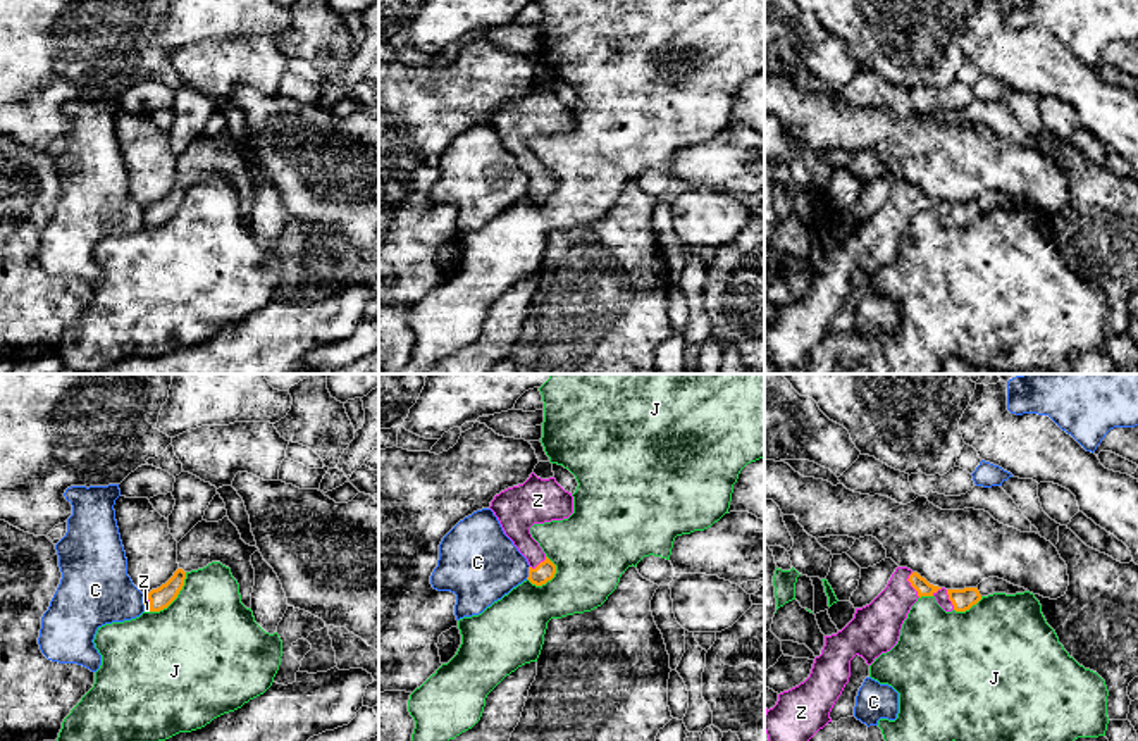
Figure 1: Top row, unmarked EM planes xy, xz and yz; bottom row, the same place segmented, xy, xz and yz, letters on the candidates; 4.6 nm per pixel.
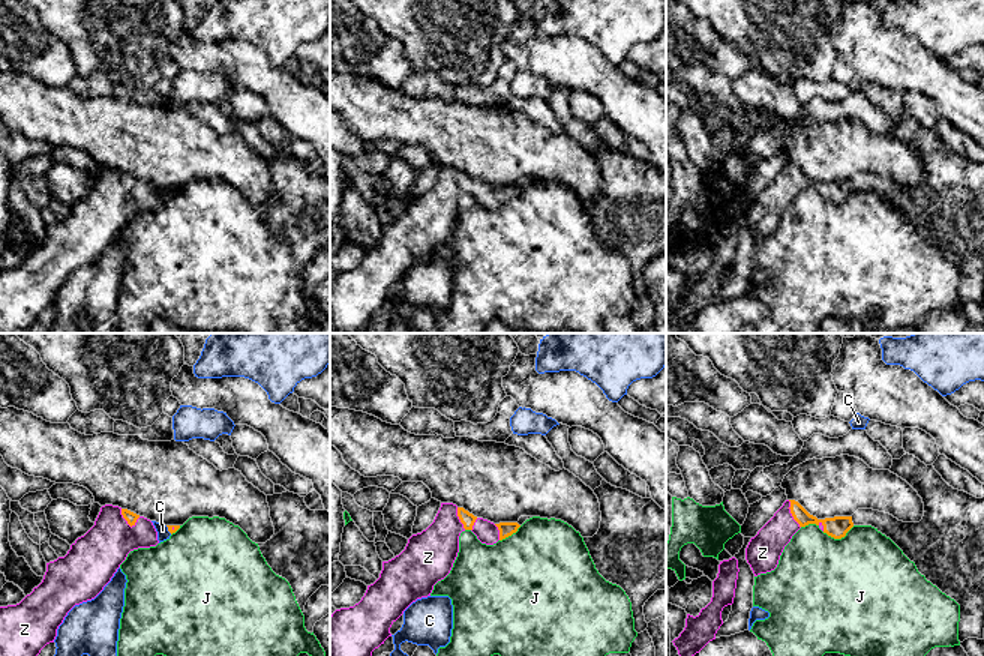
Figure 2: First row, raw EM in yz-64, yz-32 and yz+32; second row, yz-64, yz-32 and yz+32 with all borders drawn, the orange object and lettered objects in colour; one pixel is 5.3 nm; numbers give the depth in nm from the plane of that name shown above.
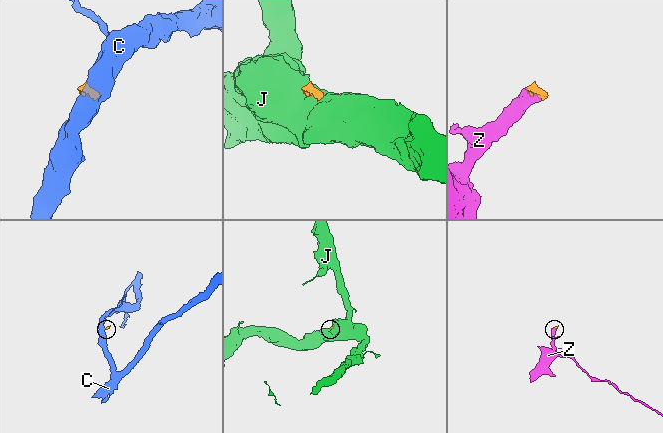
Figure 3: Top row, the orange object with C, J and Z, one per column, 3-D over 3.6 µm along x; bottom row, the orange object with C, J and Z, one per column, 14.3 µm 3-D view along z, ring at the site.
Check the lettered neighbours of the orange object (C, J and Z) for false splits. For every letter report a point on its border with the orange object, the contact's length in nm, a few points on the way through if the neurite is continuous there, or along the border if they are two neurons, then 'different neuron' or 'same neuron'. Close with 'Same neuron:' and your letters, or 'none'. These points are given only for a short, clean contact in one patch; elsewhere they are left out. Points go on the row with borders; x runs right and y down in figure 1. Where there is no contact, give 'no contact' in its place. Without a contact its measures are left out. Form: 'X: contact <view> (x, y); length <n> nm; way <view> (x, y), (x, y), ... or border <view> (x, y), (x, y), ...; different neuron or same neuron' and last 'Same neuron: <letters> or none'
C: contact xy (143, 602); length 60 nm; different neuron
J: contact xy (174, 598); length 260 nm; different neuron
Z: contact yz (911, 585); length 130 nm; way yz (923, 588), (911, 585), (877, 626); same neuron
Same neuron: Z

